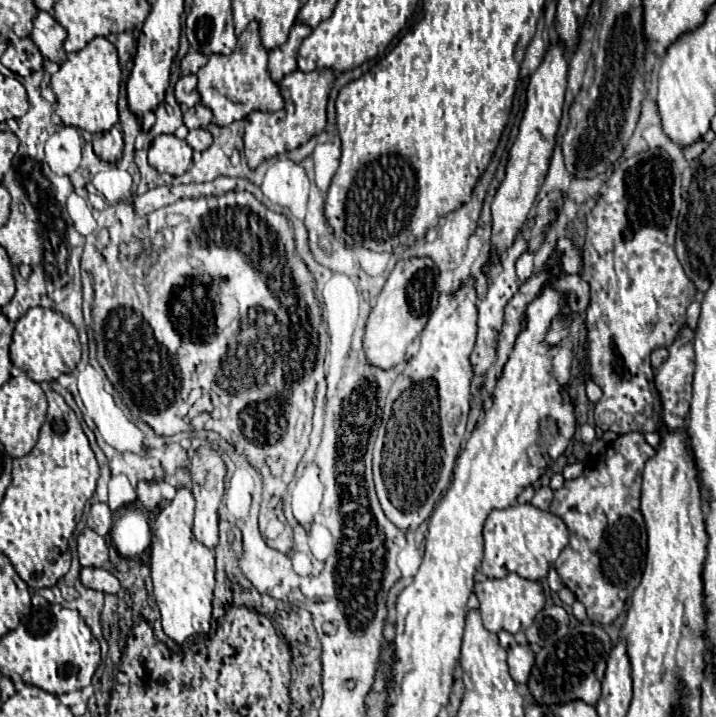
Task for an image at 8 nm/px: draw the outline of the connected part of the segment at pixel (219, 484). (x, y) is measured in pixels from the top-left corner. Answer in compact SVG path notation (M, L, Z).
M202 447L192 459L190 475L196 499L194 537L208 549L214 549L218 545L218 505L224 493L226 465L214 449Z

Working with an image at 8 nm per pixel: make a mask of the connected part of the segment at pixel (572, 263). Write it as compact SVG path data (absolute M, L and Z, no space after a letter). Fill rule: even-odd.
M558 239L558 245L556 245L556 255L562 255L562 269L566 273L578 273L580 271L580 251L576 249L576 245L570 241L570 239Z

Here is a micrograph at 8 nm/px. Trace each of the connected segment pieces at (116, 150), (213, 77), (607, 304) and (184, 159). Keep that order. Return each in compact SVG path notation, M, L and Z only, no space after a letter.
M118 126L112 127L106 133L96 133L92 139L94 153L110 163L116 163L122 157L124 148L123 134Z
M252 21L242 31L232 55L210 55L208 63L196 73L196 77L200 103L214 113L214 123L220 127L230 125L232 121L240 121L252 111L280 111L284 107L278 85L270 79L268 73L268 57L260 43L256 21Z
M648 149L642 151L630 159L624 159L610 175L608 179L608 187L606 193L596 201L596 207L592 209L592 213L588 215L588 233L586 233L586 243L584 243L584 279L590 283L590 305L586 311L586 327L588 327L588 363L590 363L590 377L592 381L602 389L602 399L596 403L594 409L594 419L596 425L602 431L614 431L618 435L622 433L630 433L638 431L638 433L650 433L650 431L660 431L664 427L662 423L662 405L660 405L660 395L656 391L654 385L654 371L650 367L650 353L654 349L660 349L664 345L672 345L672 341L678 337L678 333L682 331L682 327L686 325L686 311L688 305L694 301L696 295L696 287L692 285L692 281L688 279L688 275L684 273L676 251L674 251L674 239L676 239L676 231L678 231L678 213L682 207L682 175L678 171L678 167L674 165L674 161L668 157L668 153L664 149Z
M158 135L148 151L148 161L160 173L182 175L192 163L192 147L174 135Z

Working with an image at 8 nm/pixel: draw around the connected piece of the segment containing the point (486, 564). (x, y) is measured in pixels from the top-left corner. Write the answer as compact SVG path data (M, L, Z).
M512 505L506 509L494 509L484 523L484 559L482 573L490 579L500 579L510 573L518 573L524 579L540 581L548 575L548 569L558 559L560 551L568 545L568 529L564 521L534 505Z

